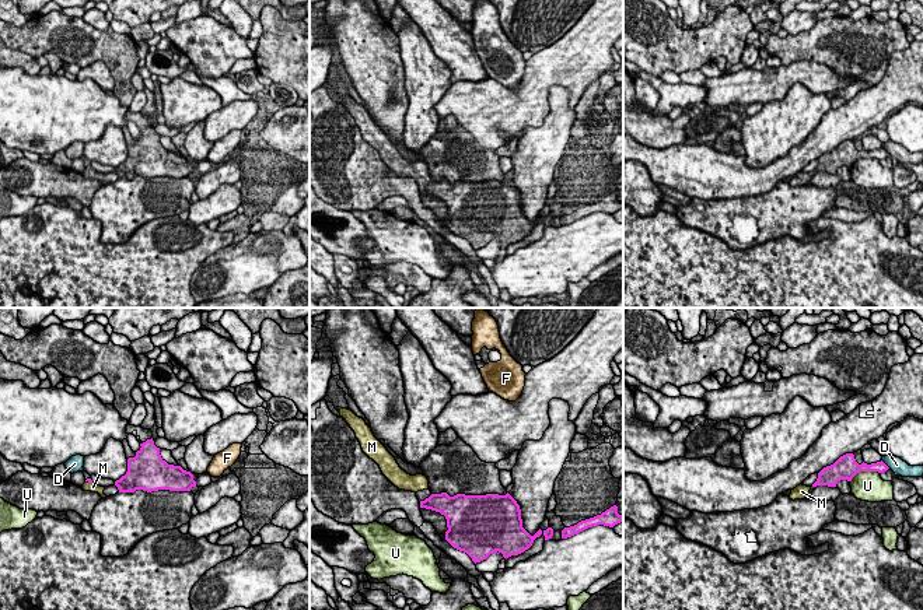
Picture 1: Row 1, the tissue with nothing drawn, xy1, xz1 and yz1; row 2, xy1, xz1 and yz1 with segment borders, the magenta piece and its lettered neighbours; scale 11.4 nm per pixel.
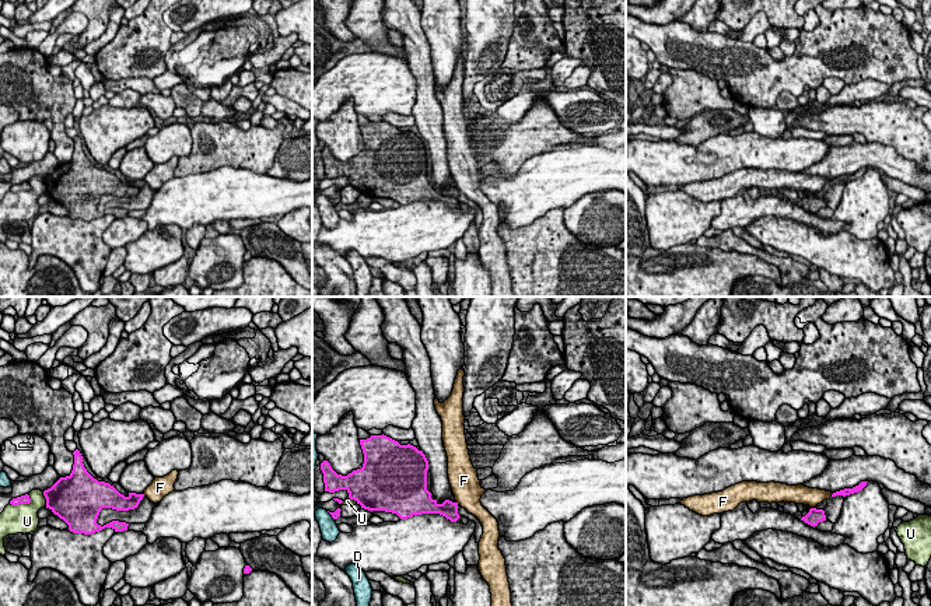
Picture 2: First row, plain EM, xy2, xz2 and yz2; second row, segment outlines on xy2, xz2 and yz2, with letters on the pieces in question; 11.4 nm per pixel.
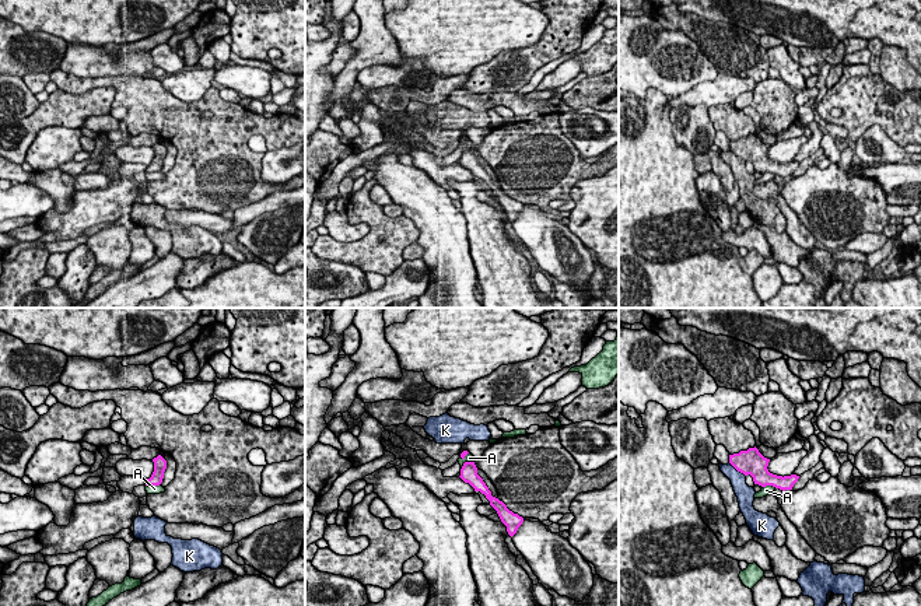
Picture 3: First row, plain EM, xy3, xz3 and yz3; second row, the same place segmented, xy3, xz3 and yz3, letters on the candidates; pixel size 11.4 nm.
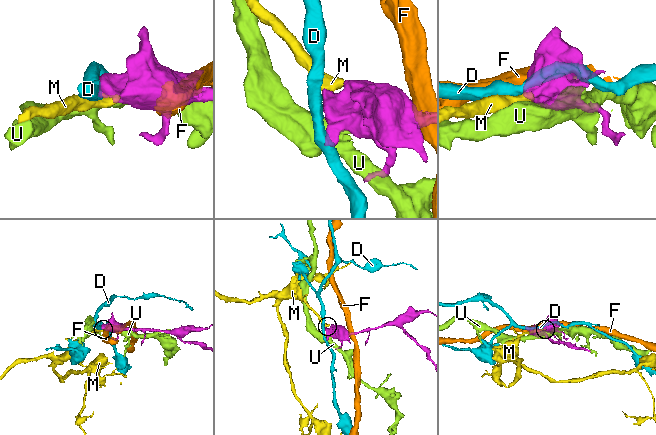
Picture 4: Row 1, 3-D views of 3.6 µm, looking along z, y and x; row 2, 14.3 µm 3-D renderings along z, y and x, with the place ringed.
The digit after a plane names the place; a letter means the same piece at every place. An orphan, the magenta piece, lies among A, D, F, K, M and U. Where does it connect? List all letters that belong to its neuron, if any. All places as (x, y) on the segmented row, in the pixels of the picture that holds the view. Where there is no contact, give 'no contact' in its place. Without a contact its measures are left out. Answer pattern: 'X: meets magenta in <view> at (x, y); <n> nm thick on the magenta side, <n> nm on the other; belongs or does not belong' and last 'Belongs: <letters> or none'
A: meets magenta in xz3 at (465, 462); 190 nm thick on the magenta side, 100 nm on the other; does not belong
D: meets magenta in yz1 at (884, 463); 130 nm thick on the magenta side, 180 nm on the other; does not belong
F: meets magenta in yz2 at (832, 494); 90 nm thick on the magenta side, 200 nm on the other; does not belong
K: meets magenta in yz3 at (738, 470); 300 nm thick on the magenta side, 190 nm on the other; does not belong
M: meets magenta in xy1 at (88, 481); 50 nm thick on the magenta side, 120 nm on the other; belongs
U: meets magenta in yz1 at (863, 470); 280 nm thick on the magenta side, 360 nm on the other; does not belong
Belongs: M

